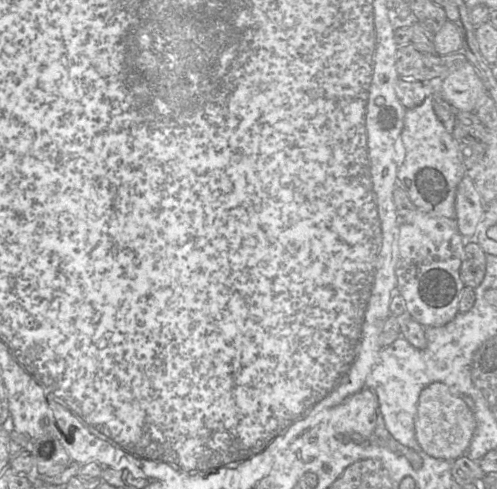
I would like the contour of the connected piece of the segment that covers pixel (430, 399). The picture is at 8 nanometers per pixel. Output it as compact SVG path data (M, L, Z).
M442 382L427 385L420 393L415 418L415 435L423 451L437 459L454 461L465 455L476 427L476 418L463 399Z

